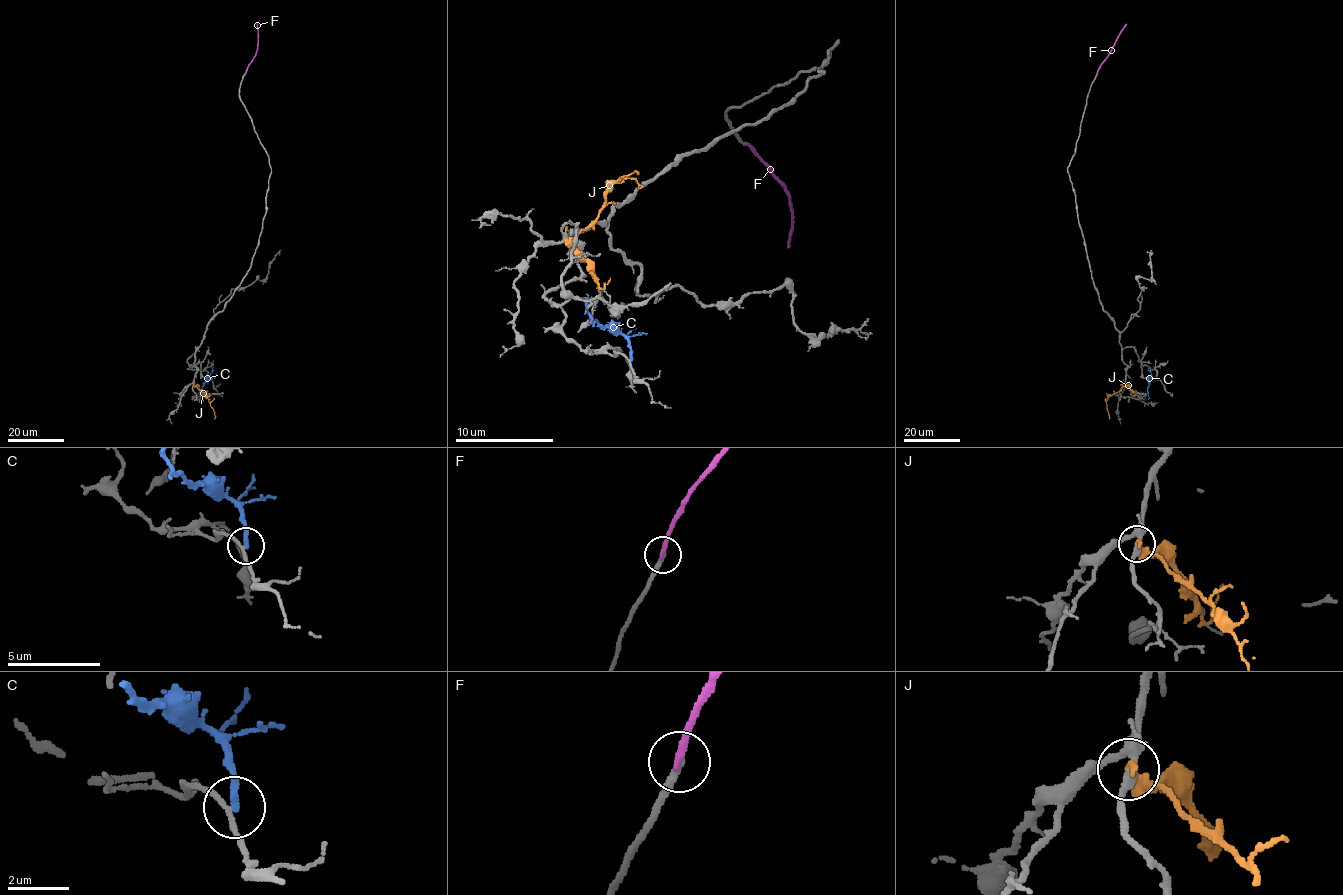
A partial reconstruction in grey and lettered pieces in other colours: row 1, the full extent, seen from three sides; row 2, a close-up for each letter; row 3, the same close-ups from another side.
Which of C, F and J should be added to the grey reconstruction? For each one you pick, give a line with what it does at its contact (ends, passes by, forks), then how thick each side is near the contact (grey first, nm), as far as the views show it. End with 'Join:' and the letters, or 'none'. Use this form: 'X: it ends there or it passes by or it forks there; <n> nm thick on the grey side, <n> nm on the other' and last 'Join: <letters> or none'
Join: none

